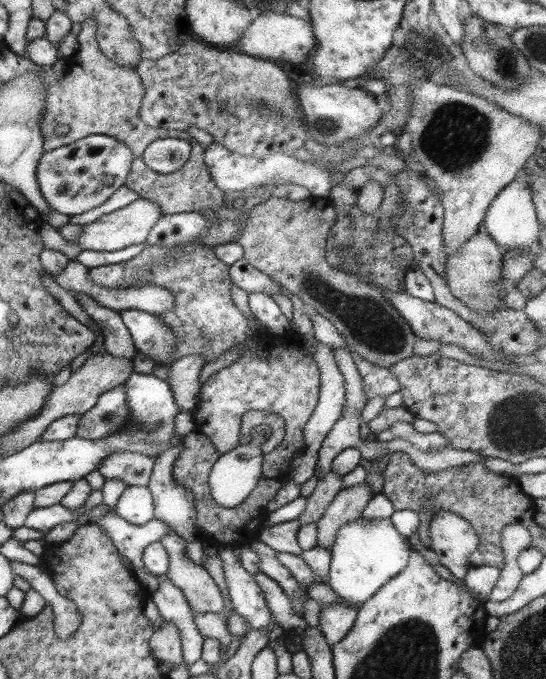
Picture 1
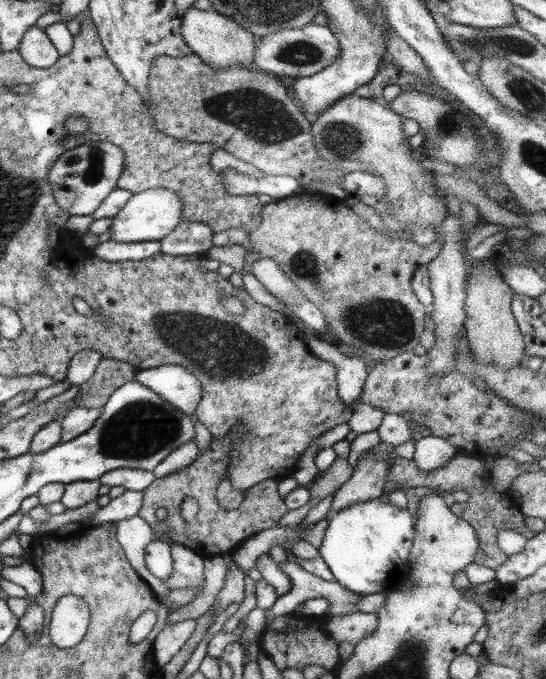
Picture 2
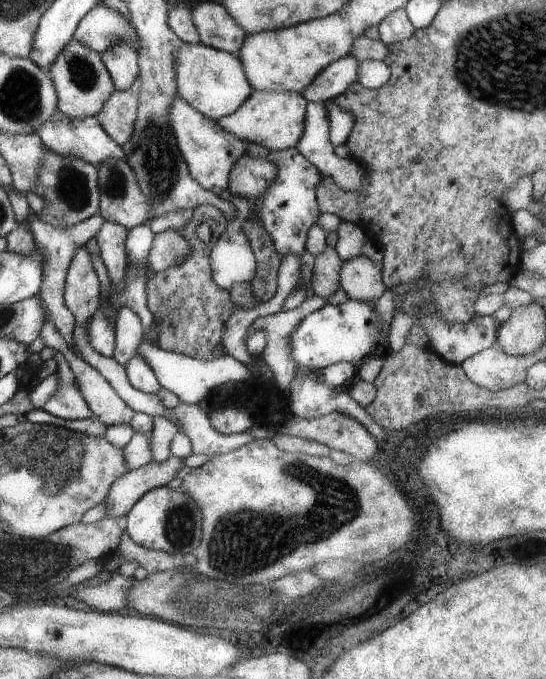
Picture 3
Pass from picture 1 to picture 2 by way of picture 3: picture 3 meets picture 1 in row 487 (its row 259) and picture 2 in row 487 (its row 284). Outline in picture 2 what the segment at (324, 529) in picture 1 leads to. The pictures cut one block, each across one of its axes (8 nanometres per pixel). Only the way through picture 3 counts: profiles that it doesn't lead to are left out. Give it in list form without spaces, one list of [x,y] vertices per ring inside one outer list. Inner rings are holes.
[[[377,442],[367,458],[358,460],[352,476],[347,479],[332,495],[332,503],[325,520],[334,515],[336,510],[348,507],[350,504],[365,502],[383,495],[390,462],[385,460],[391,445]]]

